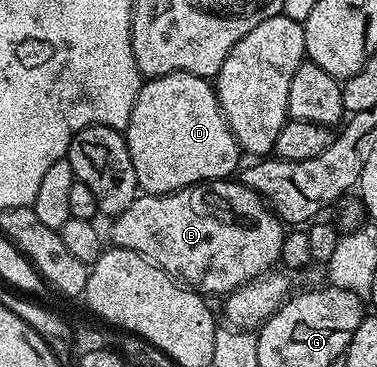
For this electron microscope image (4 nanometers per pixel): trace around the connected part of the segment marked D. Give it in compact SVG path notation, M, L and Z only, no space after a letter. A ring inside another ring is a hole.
M172 72L146 79L141 85L123 135L131 154L137 187L142 193L151 196L166 196L168 192L178 192L192 184L232 177L243 159L235 134L227 126L225 115L221 112L216 87L206 77L190 72Z

